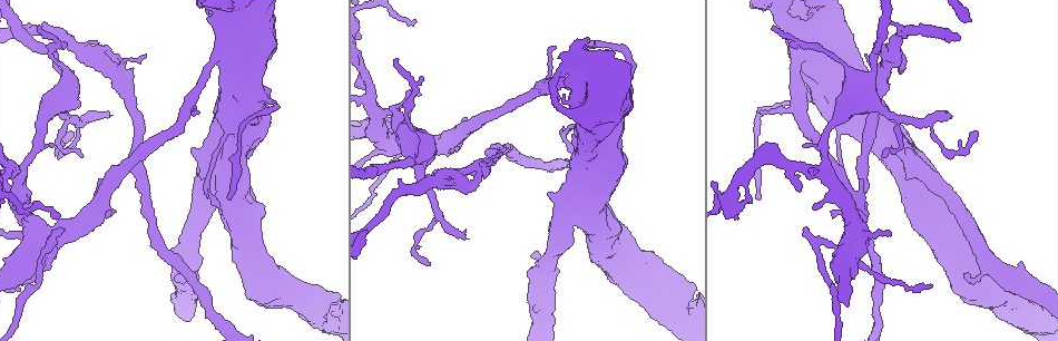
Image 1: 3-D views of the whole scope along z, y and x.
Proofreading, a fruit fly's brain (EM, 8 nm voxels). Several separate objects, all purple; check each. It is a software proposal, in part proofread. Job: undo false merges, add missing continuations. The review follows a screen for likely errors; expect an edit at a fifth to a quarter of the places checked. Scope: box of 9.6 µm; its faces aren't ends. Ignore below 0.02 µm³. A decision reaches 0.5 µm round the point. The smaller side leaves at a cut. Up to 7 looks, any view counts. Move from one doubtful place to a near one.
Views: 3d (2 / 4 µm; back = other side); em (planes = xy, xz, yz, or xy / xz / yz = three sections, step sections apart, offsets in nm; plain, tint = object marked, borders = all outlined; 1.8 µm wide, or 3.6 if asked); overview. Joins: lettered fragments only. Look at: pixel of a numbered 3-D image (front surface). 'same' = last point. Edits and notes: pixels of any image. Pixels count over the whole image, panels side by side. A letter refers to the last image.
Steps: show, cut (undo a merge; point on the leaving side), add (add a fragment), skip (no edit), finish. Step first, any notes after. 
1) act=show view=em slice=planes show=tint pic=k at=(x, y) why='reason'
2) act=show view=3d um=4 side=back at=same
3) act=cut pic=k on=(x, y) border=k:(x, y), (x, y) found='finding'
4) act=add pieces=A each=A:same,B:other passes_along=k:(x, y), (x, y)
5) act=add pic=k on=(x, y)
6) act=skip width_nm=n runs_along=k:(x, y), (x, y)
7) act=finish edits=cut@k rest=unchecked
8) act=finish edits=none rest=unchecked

act=show view=3d um=2 side=back pic=1 at=(127, 85) why='looks like a crossing'

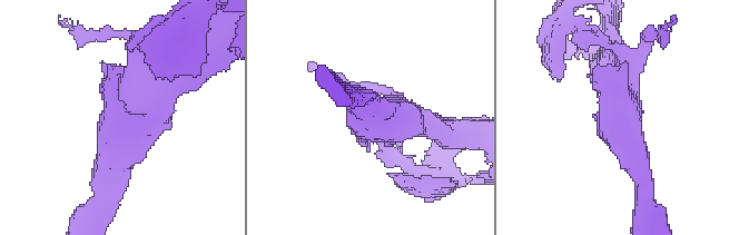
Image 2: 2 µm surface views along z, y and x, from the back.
act=show view=em slice=planes show=borders pic=2 at=(124, 123) arms=4 why='shape alone is not enough'

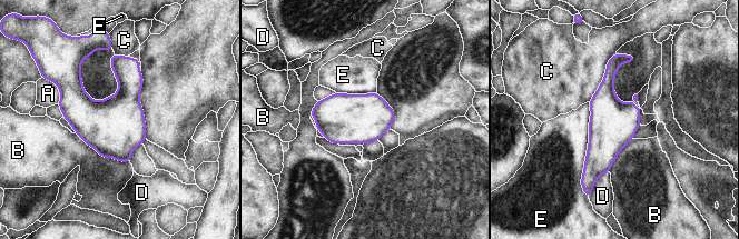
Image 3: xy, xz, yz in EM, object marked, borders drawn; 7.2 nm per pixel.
act=skip each=A:other,B:other,C:other,D:other,E:other border=3:(590, 102), (582, 188) found='continuous, no second cell'

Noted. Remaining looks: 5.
act=show view=em slice=planes show=borders pic=1 at=(396, 61) why='tapers out'

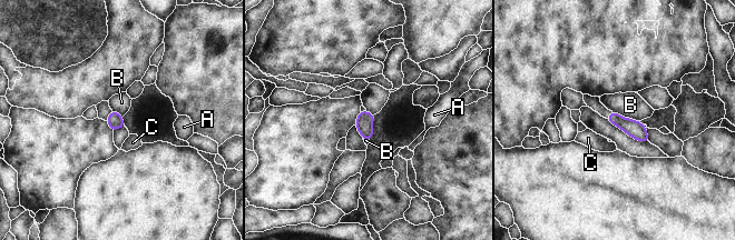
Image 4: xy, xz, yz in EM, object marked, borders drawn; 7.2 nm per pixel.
act=skip each=A:other,B:other,C:other border=4:(611, 110), (638, 121) found='none of them fits'

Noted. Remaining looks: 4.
act=show view=em slice=planes show=borders pic=1 at=(466, 239) why='branch stops here'

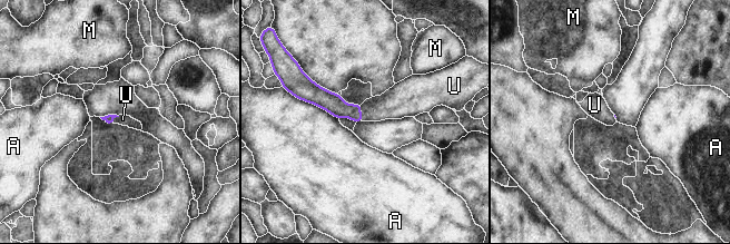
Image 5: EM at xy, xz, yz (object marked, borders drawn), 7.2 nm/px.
act=add pieces=U each=A:other,M:other,U:same found='the cell continues'

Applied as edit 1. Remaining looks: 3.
act=finish edits=add@5 rest=unchecked

